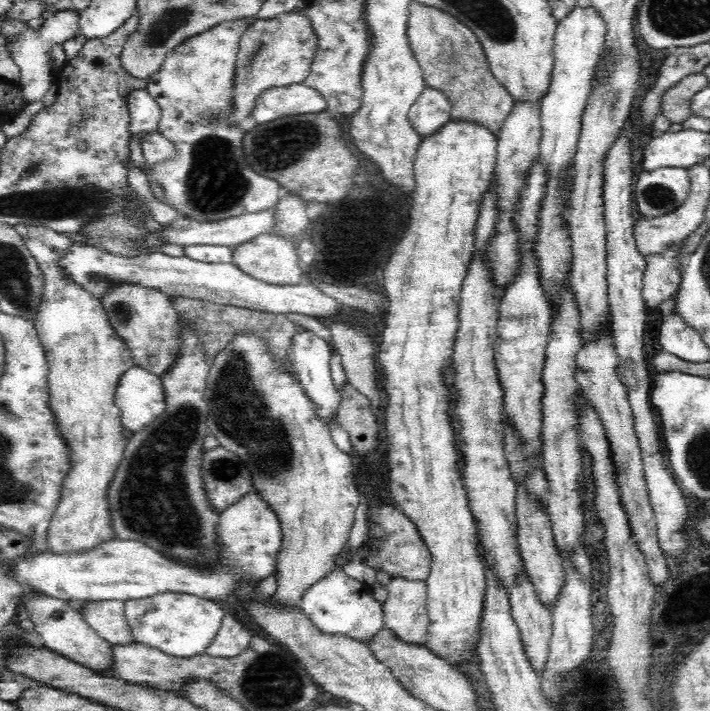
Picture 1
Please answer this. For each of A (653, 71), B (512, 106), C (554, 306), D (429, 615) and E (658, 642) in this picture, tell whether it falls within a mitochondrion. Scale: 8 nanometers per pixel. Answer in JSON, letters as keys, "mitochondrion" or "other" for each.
{"A":"other","B":"other","C":"other","D":"other","E":"other"}

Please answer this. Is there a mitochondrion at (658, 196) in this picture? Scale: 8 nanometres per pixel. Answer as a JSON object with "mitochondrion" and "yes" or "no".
{"mitochondrion":"yes"}

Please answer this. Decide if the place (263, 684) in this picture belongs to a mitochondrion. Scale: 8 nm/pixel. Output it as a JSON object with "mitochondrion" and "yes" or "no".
{"mitochondrion":"yes"}

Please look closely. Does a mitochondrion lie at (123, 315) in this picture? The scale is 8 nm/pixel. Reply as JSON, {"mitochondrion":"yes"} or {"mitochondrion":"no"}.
{"mitochondrion":"yes"}

